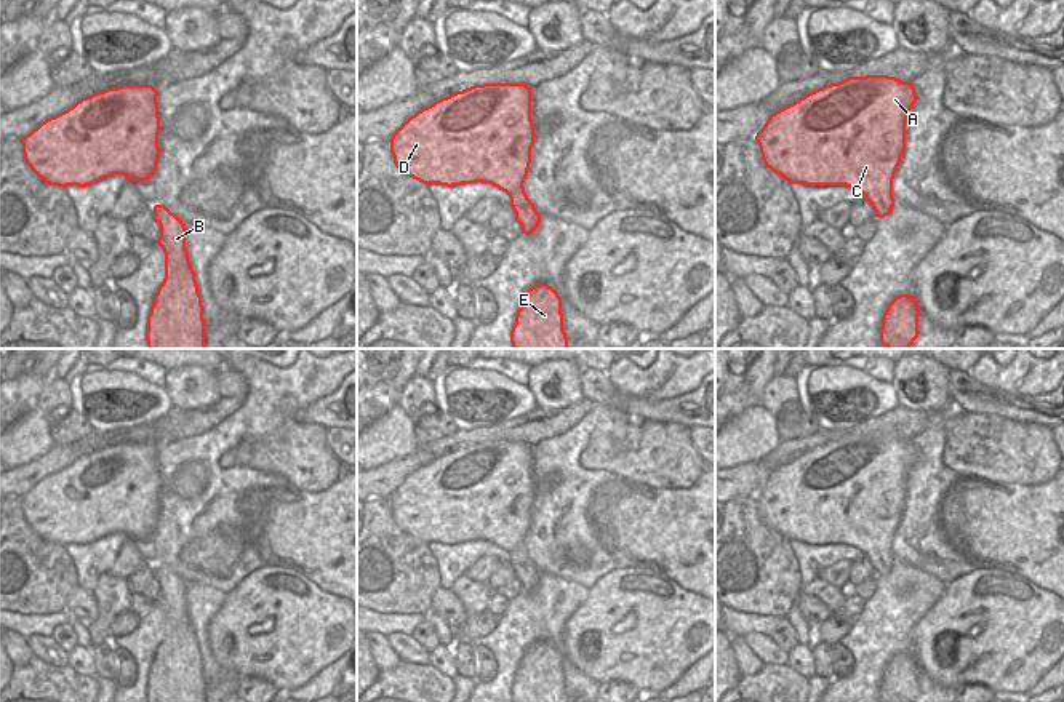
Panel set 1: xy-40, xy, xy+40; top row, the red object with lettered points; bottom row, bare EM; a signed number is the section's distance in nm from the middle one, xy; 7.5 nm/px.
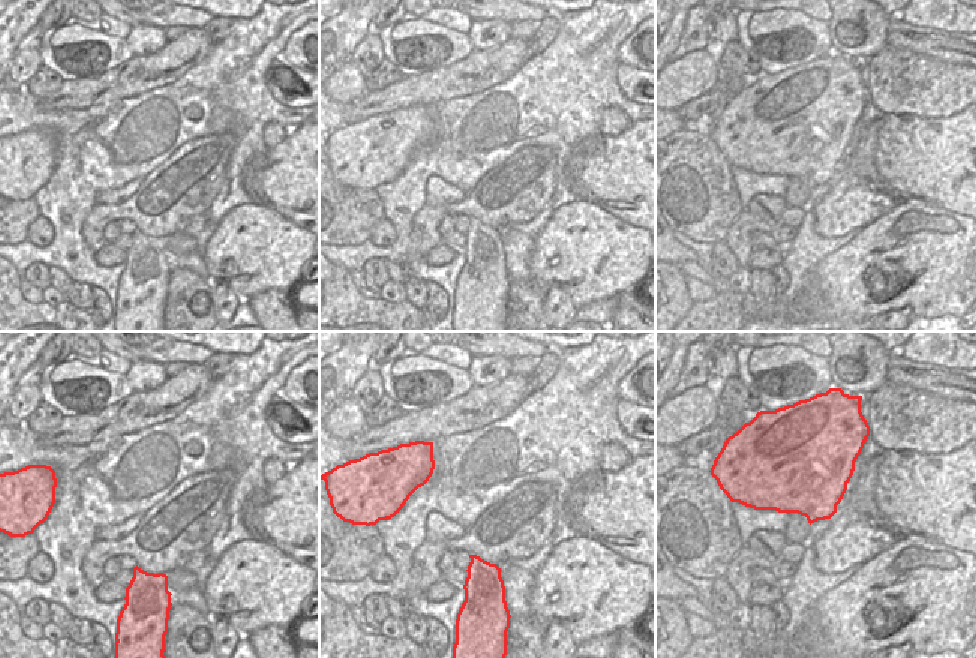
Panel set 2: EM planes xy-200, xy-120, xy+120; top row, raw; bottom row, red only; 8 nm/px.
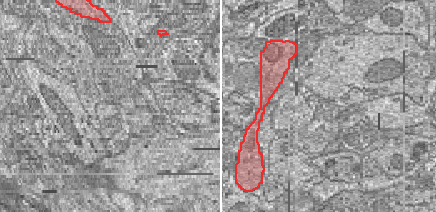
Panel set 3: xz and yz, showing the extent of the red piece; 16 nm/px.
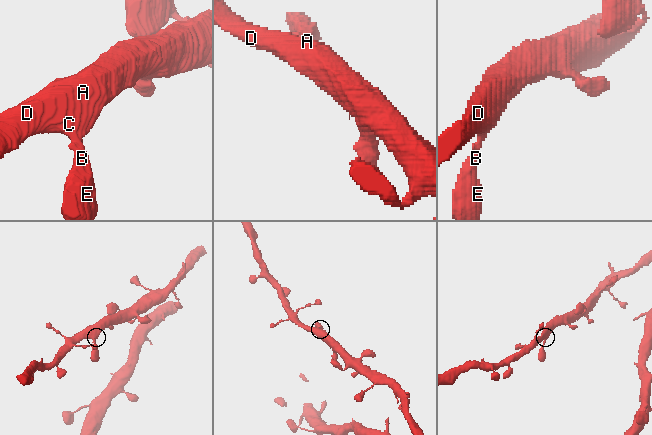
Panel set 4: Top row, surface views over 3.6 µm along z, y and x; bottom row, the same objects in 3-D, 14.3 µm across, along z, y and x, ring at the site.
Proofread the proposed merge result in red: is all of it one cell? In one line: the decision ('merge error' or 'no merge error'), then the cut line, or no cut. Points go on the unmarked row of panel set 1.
no merge error | no cut

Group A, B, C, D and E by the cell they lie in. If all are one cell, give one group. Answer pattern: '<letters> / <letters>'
A B C D E

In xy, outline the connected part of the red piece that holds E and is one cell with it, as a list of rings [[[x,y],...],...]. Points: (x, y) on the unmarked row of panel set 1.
[[[547,641],[531,644],[515,673],[512,702],[568,702],[562,656]]]

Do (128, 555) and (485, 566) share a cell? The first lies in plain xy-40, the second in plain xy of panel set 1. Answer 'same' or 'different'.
same

